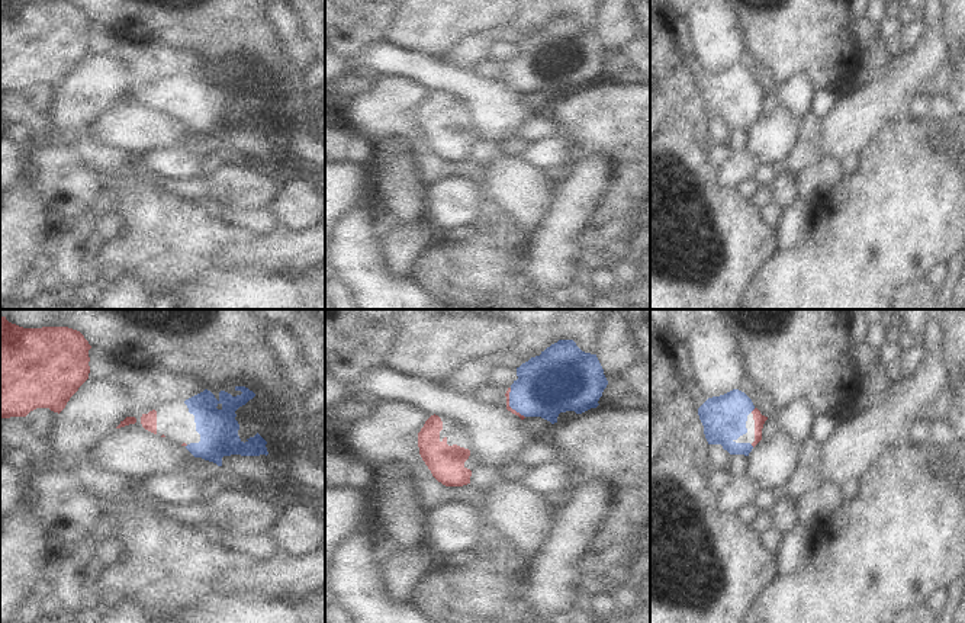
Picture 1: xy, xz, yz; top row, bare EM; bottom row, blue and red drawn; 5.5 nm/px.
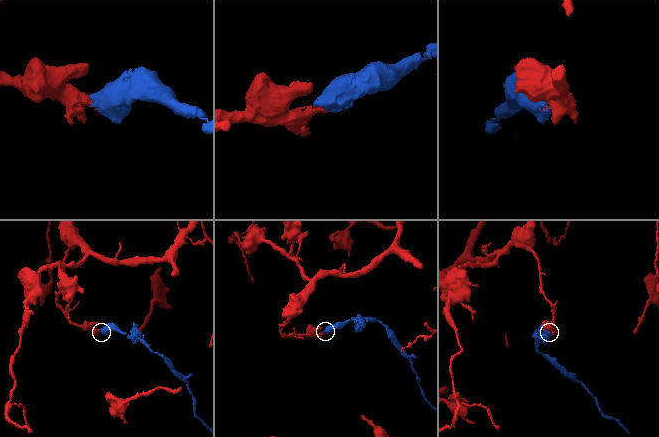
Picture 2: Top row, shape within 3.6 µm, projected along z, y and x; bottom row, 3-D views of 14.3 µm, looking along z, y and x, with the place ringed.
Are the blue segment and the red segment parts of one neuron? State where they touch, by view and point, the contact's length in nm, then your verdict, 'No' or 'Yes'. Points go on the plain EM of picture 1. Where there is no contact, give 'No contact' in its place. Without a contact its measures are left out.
Touches blue at xz (510, 79). Shared border 190 nm. Yes

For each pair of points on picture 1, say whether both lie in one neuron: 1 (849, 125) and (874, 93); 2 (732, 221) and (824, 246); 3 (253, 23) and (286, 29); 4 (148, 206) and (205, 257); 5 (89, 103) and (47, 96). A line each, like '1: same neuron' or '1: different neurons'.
1: same neuron
2: different neurons
3: different neurons
4: same neuron
5: different neurons

